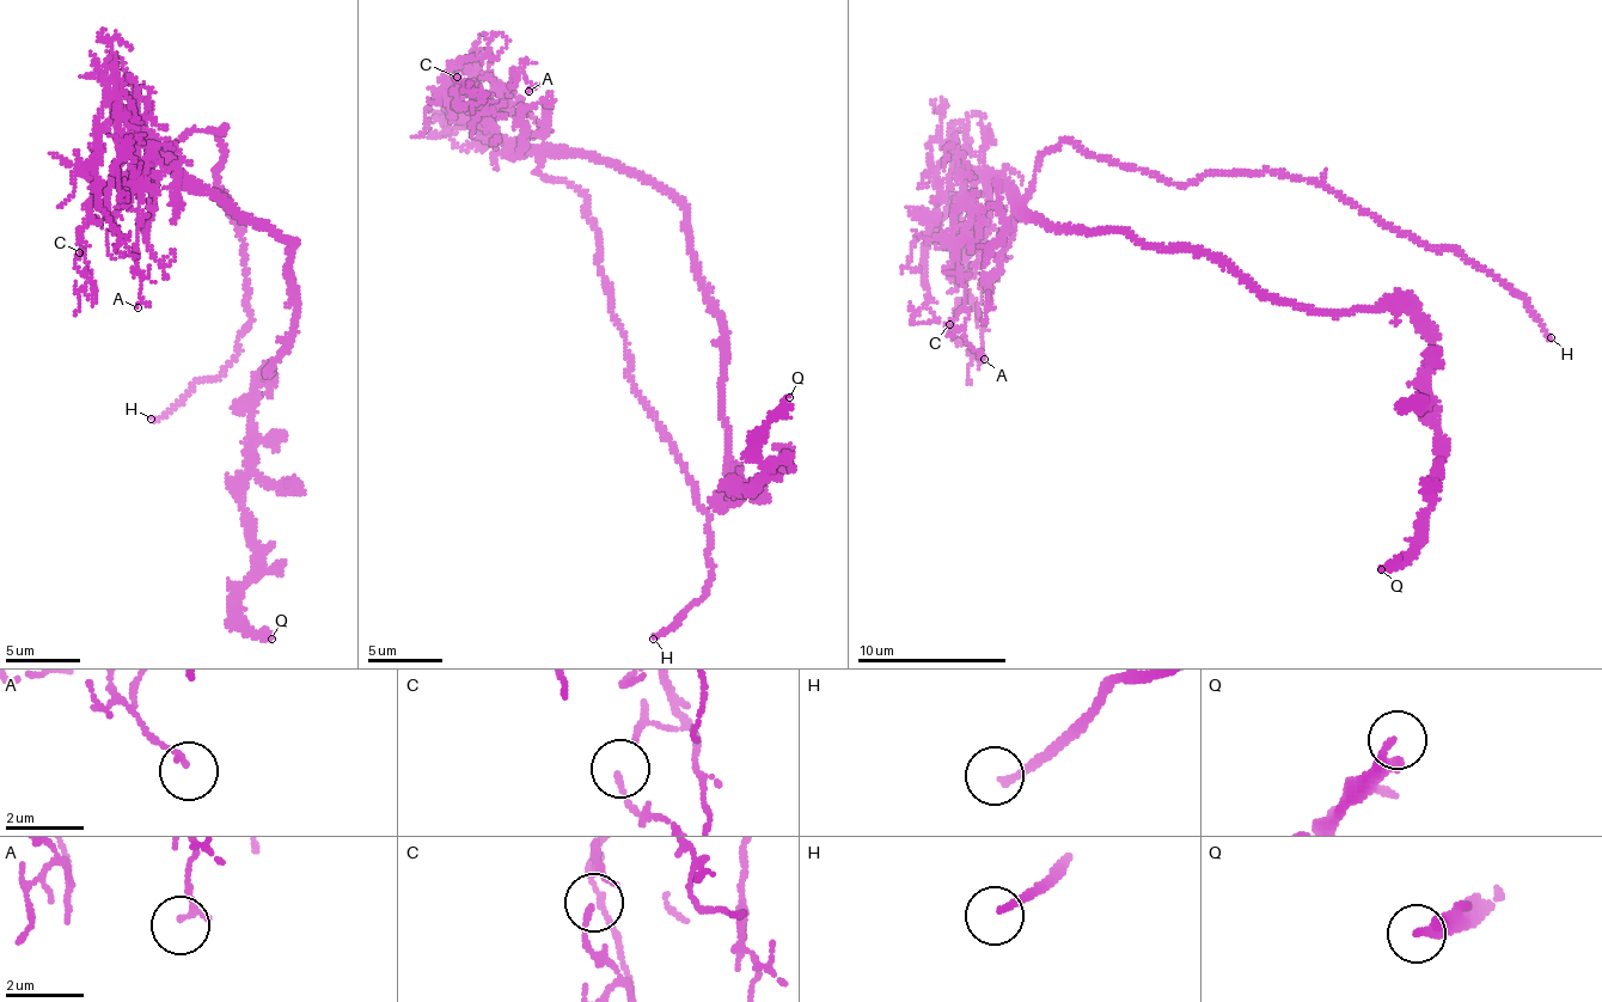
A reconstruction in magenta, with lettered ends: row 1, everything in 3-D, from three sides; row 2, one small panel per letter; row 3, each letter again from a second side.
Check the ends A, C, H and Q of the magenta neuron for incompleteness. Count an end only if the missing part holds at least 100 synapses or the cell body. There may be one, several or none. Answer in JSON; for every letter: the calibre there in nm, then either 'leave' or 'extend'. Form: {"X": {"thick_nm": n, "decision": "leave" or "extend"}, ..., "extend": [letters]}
{"A": {"thick_nm": 130, "decision": "leave"}, "C": {"thick_nm": 120, "decision": "leave"}, "H": {"thick_nm": 180, "decision": "extend"}, "Q": {"thick_nm": 280, "decision": "leave"}, "extend": ["H"]}

